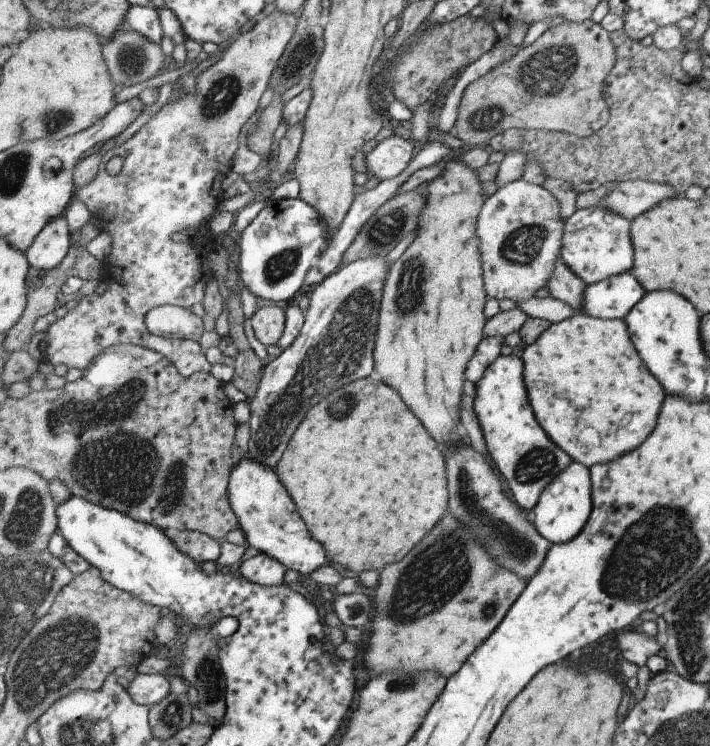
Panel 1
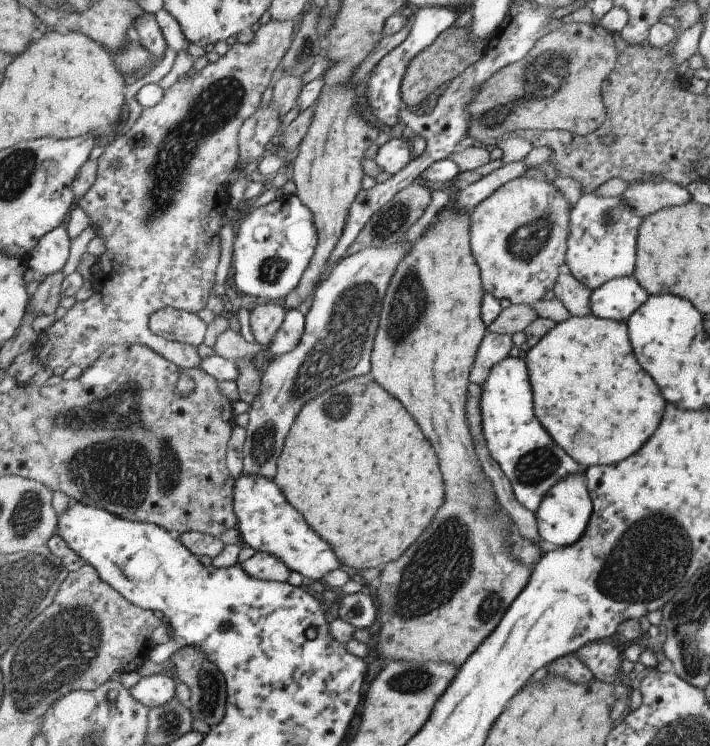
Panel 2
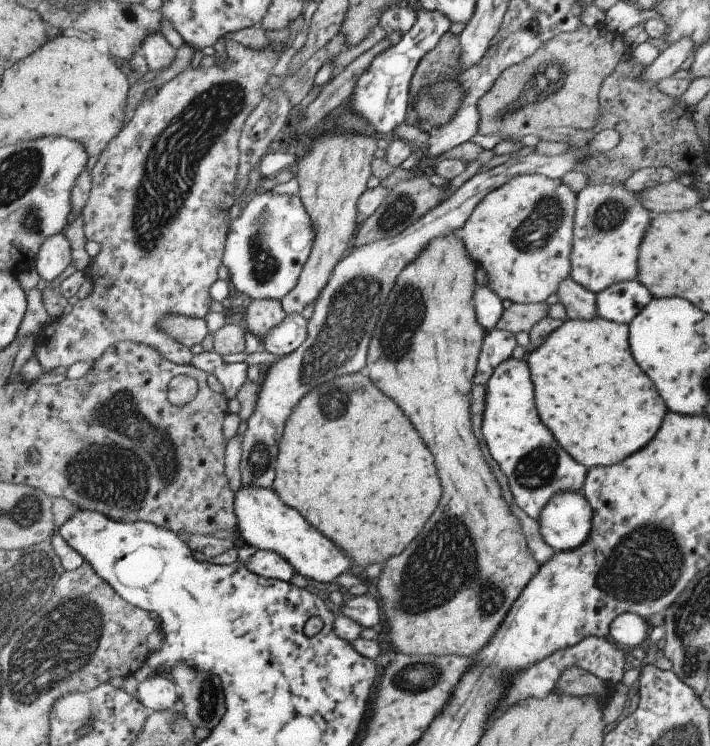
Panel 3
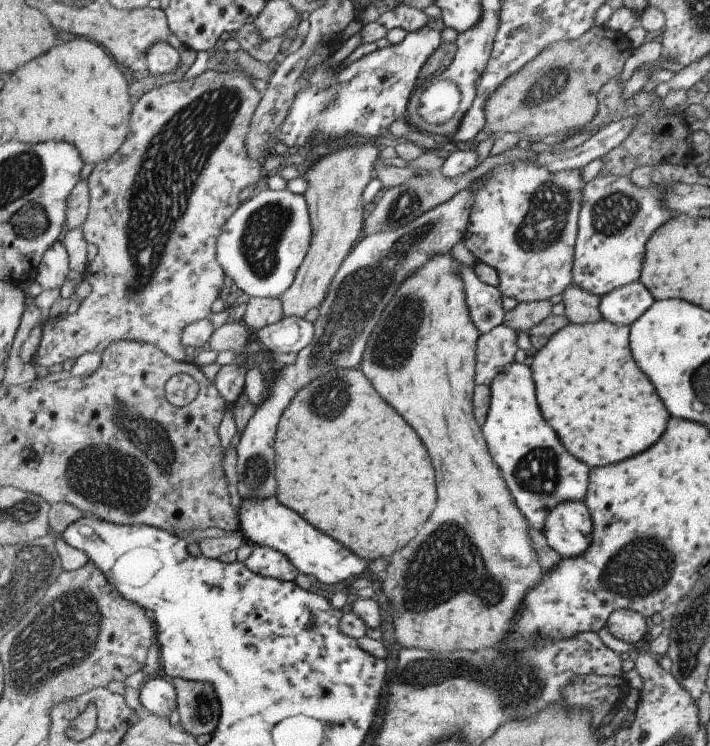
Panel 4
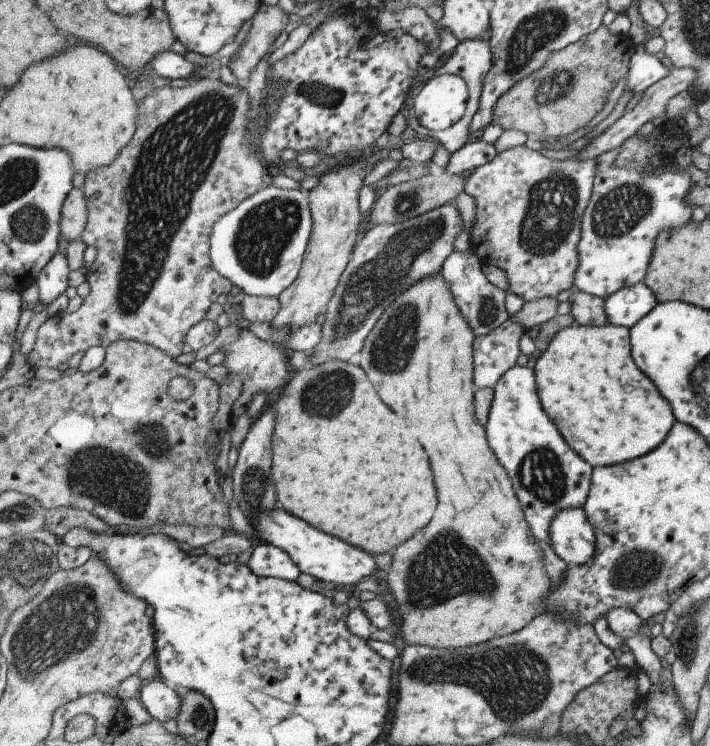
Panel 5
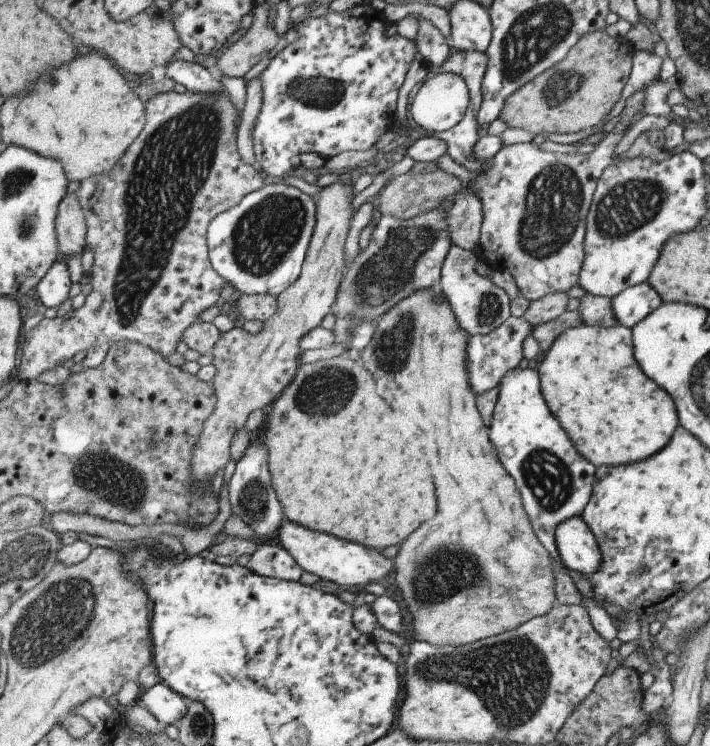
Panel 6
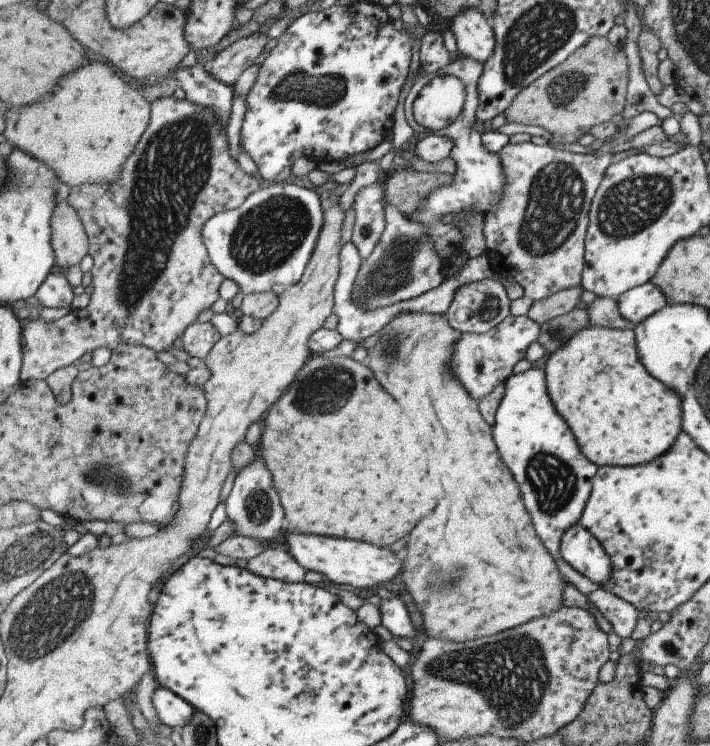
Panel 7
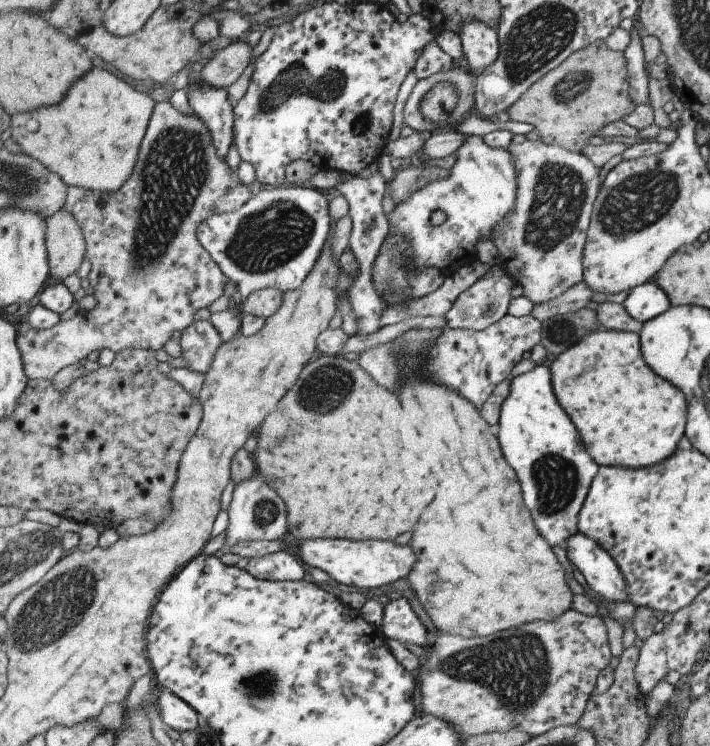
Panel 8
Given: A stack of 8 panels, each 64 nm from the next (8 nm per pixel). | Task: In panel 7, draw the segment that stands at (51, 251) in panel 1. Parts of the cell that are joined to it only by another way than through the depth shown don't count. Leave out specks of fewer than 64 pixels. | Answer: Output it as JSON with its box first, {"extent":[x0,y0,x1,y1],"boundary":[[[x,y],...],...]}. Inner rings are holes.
{"extent":[36,268,73,308],"boundary":[[[55,268],[40,286],[36,298],[45,307],[65,308],[73,302],[73,287],[65,276],[65,270]]]}

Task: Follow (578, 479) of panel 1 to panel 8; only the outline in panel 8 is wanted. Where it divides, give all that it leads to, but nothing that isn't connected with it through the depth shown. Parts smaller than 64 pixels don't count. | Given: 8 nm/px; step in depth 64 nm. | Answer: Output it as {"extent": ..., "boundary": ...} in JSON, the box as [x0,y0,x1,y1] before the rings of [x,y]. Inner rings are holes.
{"extent":[564,532,632,603],"boundary":[[[577,532],[568,538],[564,548],[568,560],[581,572],[590,588],[601,594],[601,600],[632,603],[620,566],[596,540]]]}

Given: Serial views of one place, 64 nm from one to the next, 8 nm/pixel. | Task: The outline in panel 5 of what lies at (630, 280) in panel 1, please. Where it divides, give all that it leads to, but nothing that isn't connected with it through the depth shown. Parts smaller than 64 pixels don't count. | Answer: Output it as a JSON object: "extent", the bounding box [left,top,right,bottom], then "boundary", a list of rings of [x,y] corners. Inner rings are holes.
{"extent":[605,284,657,328],"boundary":[[[645,284],[618,290],[605,301],[605,312],[614,325],[631,328],[657,304],[657,298]]]}

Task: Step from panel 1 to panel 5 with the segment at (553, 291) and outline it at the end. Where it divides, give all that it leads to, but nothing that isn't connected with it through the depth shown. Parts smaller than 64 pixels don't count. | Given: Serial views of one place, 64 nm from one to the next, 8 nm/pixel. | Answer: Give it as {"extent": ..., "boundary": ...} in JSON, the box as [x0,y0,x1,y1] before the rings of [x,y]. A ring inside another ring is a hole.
{"extent":[570,288,611,325],"boundary":[[[575,288],[570,294],[571,314],[579,325],[604,325],[611,323],[605,312],[606,299]]]}

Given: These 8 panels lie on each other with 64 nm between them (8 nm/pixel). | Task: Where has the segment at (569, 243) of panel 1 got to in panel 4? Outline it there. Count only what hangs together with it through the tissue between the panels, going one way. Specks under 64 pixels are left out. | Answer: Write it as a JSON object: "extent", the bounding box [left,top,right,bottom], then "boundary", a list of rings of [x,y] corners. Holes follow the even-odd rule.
{"extent":[573,175,675,297],"boundary":[[[607,175],[604,177],[599,176],[597,178],[591,179],[588,182],[587,186],[584,188],[584,202],[580,212],[579,233],[576,242],[576,258],[573,267],[574,283],[576,285],[584,288],[588,293],[593,293],[602,297],[611,293],[612,290],[619,289],[622,286],[640,280],[640,268],[644,255],[644,246],[647,242],[647,239],[652,236],[653,232],[655,232],[659,226],[665,224],[665,222],[675,217],[675,211],[673,211],[672,208],[669,208],[669,206],[665,204],[665,194],[669,192],[669,186],[672,186],[672,184],[668,186],[663,186],[662,184],[650,184],[648,189],[639,189],[633,185],[633,182],[629,180],[629,177],[617,177],[616,175]]]}

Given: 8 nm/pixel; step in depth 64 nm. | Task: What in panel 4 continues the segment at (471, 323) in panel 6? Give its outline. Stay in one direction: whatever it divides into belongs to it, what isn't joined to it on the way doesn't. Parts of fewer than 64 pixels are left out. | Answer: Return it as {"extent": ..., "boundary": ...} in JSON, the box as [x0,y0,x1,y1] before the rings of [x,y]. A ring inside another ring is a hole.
{"extent":[459,263,507,334],"boundary":[[[462,263],[459,274],[464,280],[473,322],[482,334],[485,334],[504,324],[507,311],[504,307],[505,297],[496,286],[481,282],[473,270],[474,266]]]}

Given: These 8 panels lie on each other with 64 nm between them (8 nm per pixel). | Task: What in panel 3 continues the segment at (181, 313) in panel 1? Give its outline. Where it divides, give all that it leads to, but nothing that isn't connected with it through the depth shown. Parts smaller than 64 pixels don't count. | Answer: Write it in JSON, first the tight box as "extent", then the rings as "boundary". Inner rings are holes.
{"extent":[164,315,210,348],"boundary":[[[181,315],[167,317],[164,320],[164,330],[189,348],[201,344],[210,333],[209,324],[203,318]]]}

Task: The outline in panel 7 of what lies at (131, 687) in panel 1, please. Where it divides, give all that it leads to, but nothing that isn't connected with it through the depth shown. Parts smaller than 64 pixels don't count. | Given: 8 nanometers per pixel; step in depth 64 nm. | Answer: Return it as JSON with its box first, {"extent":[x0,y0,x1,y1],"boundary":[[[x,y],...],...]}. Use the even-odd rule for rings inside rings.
{"extent":[151,685,196,730],"boundary":[[[161,685],[155,689],[151,700],[160,722],[173,730],[188,725],[196,714],[196,708],[190,702]]]}

